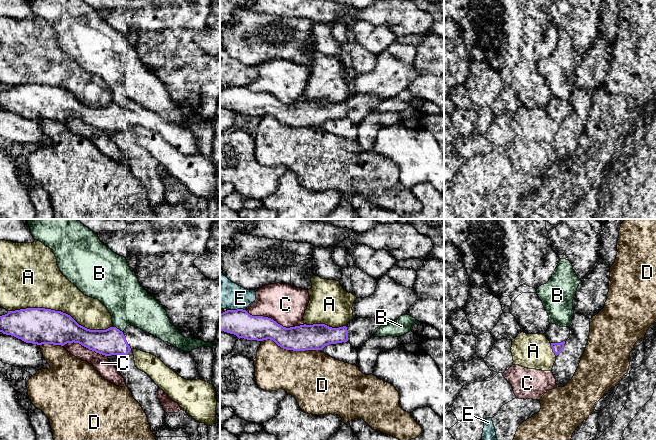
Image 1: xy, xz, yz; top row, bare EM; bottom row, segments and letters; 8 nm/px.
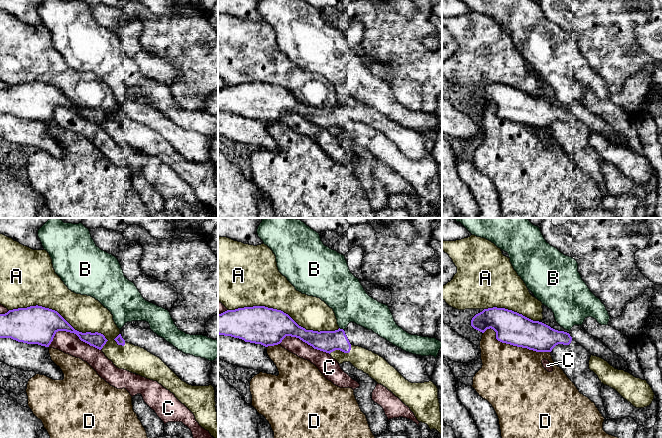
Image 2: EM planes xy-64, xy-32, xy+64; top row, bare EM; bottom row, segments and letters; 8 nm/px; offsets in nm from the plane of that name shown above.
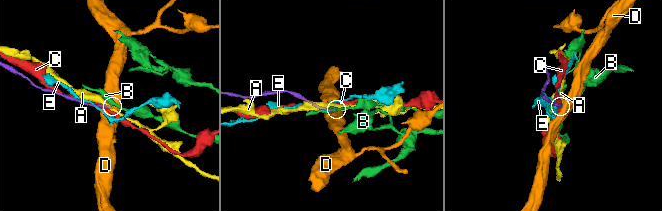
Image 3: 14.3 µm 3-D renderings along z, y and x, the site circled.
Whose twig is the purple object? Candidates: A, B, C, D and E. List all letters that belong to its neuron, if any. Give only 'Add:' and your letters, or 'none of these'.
Add: none of these

